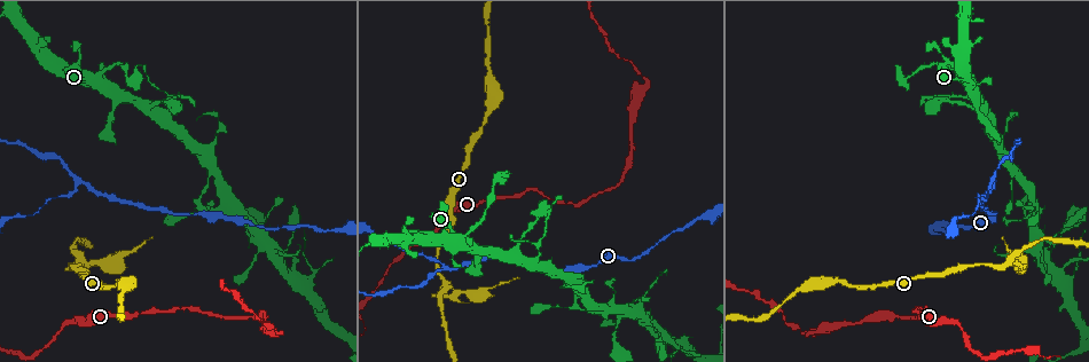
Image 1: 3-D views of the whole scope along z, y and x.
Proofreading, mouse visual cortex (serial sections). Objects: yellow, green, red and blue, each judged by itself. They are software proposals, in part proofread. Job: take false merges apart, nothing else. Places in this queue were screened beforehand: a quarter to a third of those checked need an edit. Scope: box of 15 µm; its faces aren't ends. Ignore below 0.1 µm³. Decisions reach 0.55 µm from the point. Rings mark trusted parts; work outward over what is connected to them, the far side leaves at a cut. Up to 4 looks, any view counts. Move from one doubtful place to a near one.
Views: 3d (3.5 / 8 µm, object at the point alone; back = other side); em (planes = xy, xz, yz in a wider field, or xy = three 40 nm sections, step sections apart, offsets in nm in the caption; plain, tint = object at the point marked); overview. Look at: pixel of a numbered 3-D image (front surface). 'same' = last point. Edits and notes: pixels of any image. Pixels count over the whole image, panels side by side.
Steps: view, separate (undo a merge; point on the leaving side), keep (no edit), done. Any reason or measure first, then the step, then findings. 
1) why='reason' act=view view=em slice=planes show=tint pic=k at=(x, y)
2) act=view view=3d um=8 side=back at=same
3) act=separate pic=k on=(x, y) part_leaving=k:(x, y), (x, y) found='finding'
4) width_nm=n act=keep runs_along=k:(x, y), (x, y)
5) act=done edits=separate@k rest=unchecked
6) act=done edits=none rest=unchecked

why='two arms in line, one across' act=view view=3d um=3.5 pic=1 at=(450, 267)

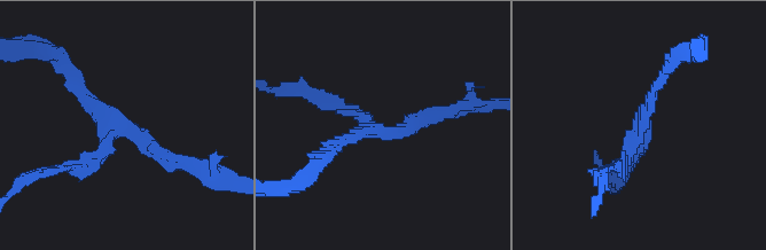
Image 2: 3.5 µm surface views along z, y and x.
arms=3 arm_widths_nm=150,200,200 act=view view=em slice=xy step=1 show=tint pic=2 at=(380, 133)

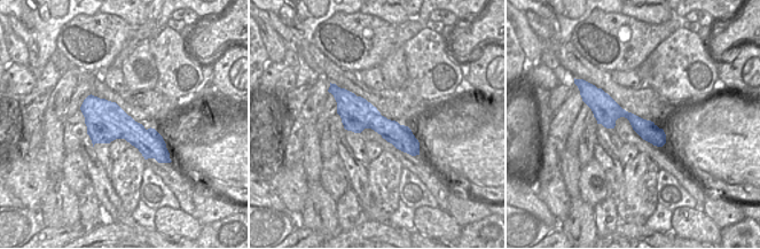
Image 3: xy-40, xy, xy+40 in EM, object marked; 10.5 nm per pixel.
width_nm=340 act=keep runs_along=3:(337, 92), (416, 150) found='all the same cell'

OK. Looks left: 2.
why='calibre changes' act=view view=3d um=8 pic=1 at=(461, 293)

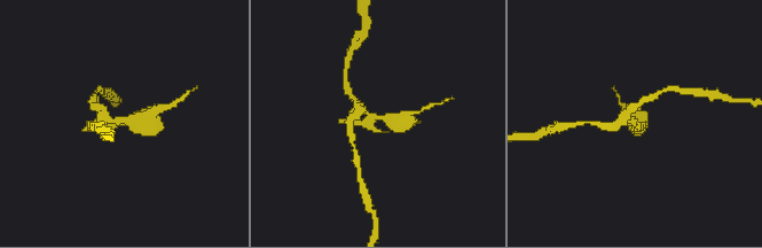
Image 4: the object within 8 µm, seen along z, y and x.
why='shape alone is not enough' act=view view=em slice=xy step=1 show=tint pic=4 at=(379, 118)

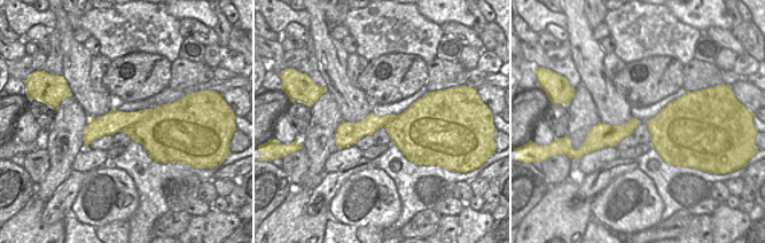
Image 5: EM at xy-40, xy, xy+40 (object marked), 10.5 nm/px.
act=separate pic=4 on=(172, 105) found='two cells meet here'

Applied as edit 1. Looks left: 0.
act=done edits=separate@4 rest=unchecked

